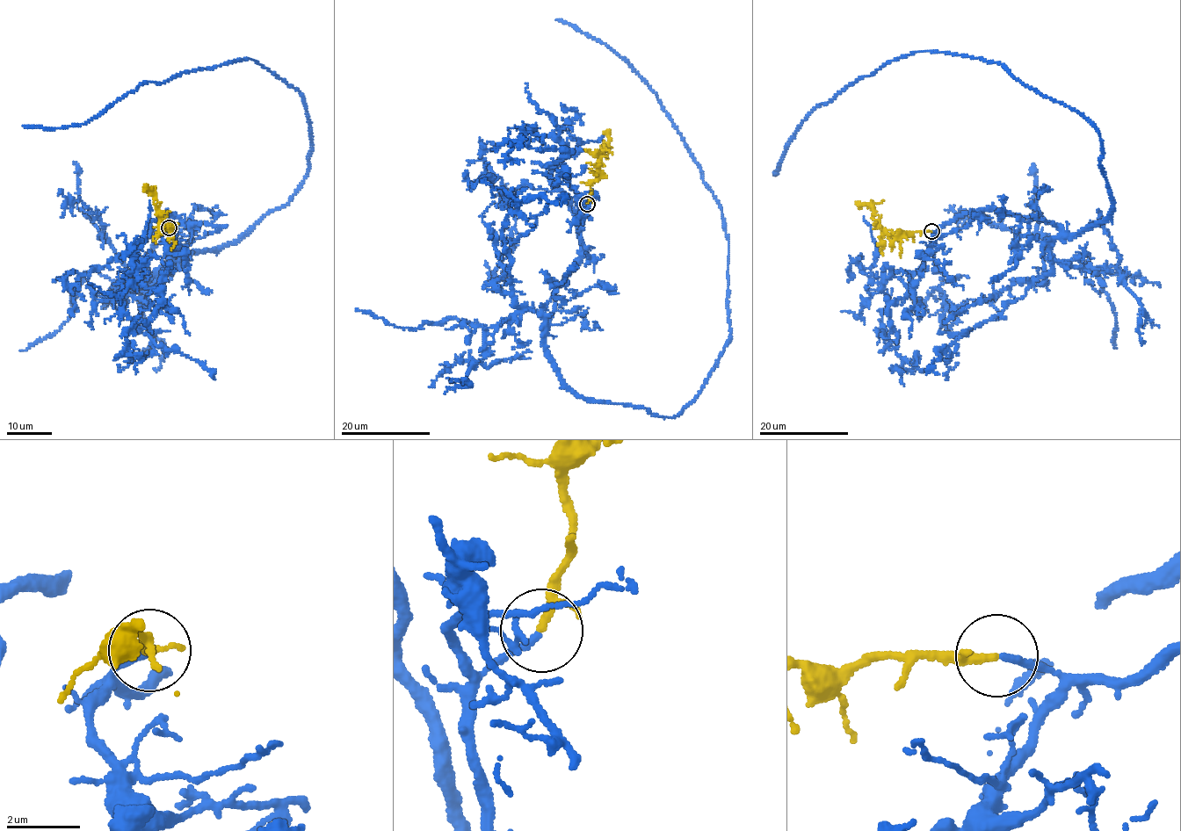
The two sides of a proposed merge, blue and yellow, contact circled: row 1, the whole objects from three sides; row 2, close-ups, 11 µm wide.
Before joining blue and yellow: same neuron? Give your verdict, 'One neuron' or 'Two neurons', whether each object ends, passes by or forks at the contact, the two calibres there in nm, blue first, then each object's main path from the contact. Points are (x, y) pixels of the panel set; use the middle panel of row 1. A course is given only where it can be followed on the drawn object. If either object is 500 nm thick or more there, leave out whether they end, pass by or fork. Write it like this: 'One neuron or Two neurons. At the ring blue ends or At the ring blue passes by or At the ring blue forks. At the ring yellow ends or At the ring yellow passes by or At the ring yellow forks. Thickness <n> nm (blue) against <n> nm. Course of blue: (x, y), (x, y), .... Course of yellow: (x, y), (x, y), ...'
One neuron. At the ring blue ends. At the ring yellow passes by. Thickness 180 nm (blue) against 170 nm. Course of blue: (588, 205), (548, 360), (585, 398), (674, 417), (730, 335), (720, 203), (641, 75), (556, 19). Course of yellow: (588, 204), (590, 184), (597, 176), (599, 157), (604, 146), (607, 148), (609, 143), (607, 129)

